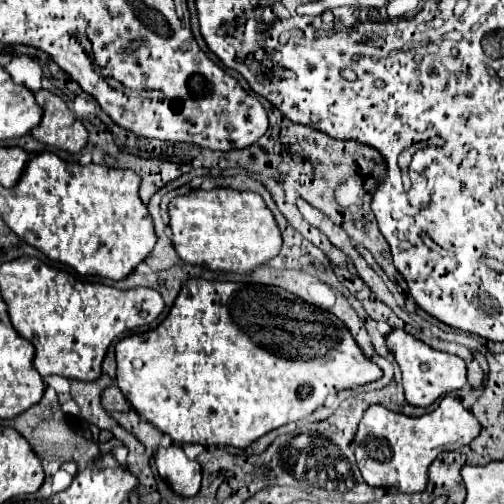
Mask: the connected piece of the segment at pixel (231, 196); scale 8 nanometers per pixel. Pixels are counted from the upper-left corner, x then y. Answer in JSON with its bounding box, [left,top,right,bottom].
[168,187,282,273]

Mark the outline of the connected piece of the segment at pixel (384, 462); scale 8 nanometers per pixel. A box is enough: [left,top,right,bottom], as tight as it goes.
[354,397,480,493]

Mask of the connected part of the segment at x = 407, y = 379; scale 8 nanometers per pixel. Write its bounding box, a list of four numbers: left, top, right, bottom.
[386,329,466,407]

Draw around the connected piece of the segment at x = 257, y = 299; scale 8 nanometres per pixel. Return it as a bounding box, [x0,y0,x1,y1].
[116,279,382,447]

